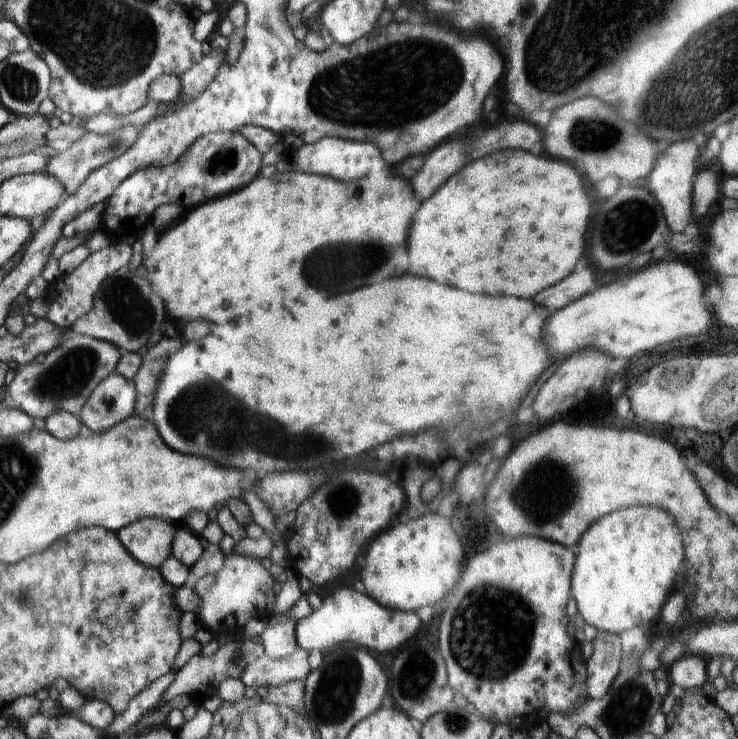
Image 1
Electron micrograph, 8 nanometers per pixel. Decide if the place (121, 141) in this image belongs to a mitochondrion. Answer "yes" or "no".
yes

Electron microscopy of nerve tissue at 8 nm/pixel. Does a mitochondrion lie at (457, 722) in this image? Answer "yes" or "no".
yes

